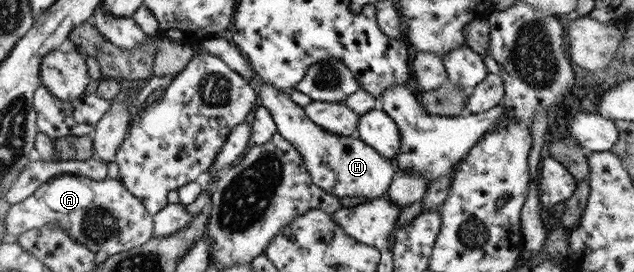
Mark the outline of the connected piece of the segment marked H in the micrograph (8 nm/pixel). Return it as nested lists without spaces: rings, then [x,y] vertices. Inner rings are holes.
[[[262,78],[260,86],[262,106],[269,110],[278,133],[300,151],[312,182],[317,187],[343,200],[359,196],[371,199],[386,194],[396,171],[393,162],[378,154],[358,136],[338,136],[322,130],[306,116],[303,107],[290,99],[289,91],[275,88]]]

